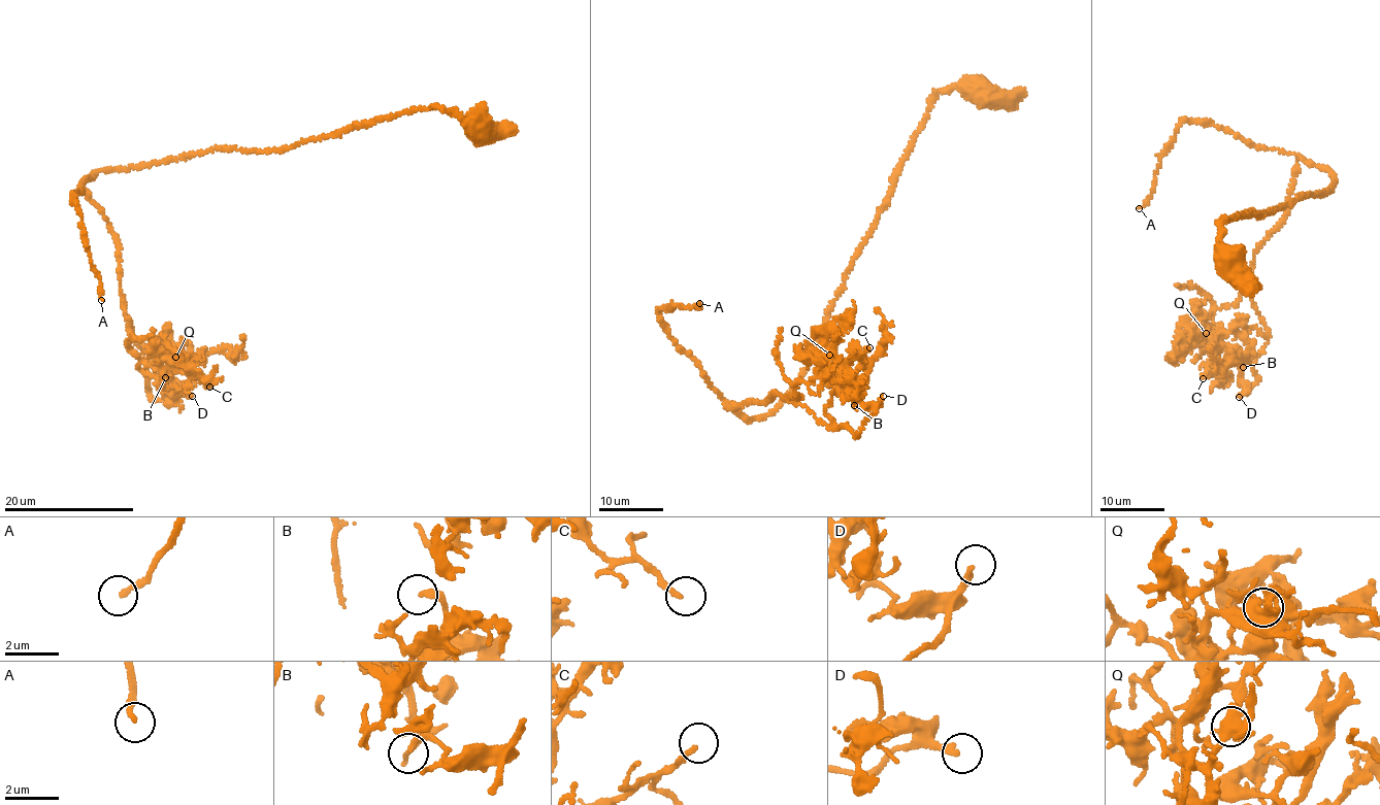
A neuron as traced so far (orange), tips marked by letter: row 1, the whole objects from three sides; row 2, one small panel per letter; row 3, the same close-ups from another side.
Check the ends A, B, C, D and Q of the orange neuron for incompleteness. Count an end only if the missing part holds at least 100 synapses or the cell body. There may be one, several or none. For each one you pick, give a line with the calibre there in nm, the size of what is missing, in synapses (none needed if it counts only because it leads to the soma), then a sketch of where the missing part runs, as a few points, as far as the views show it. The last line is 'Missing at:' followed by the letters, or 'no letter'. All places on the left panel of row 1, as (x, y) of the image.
A: 200 nm | 450 syn | (101, 300), (113, 344), (116, 312), (139, 308), (132, 304), (128, 319), (145, 328), (114, 337)
D: 240 nm | 250 syn | (192, 396), (217, 406), (182, 412), (190, 414), (203, 401), (210, 408), (192, 451)
Missing at: A, D

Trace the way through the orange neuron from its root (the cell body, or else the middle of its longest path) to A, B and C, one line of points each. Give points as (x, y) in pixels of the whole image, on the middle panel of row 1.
A: (979, 91), (974, 96), (954, 88), (930, 104), (799, 380), (769, 413), (741, 414), (658, 314), (699, 303)
B: (979, 91), (930, 104), (799, 380), (765, 415), (725, 407), (777, 393), (855, 436), (876, 407), (854, 405)
C: (979, 91), (930, 104), (799, 380), (765, 415), (725, 407), (798, 399), (793, 383), (839, 380), (869, 347)

